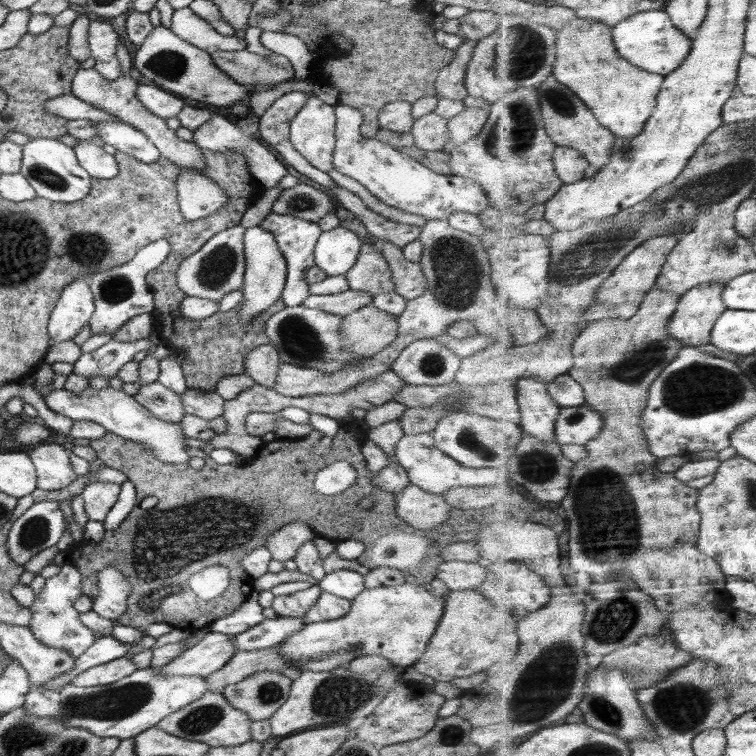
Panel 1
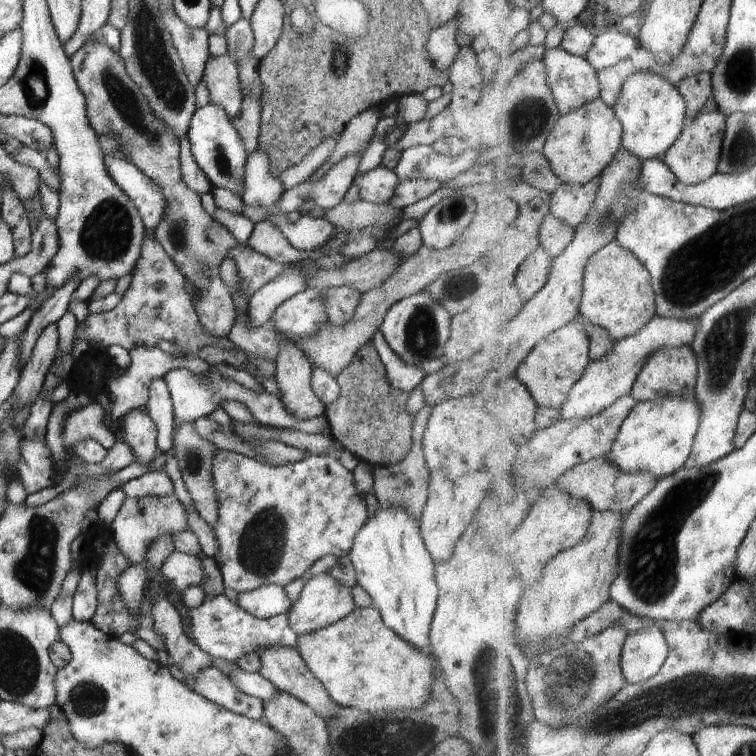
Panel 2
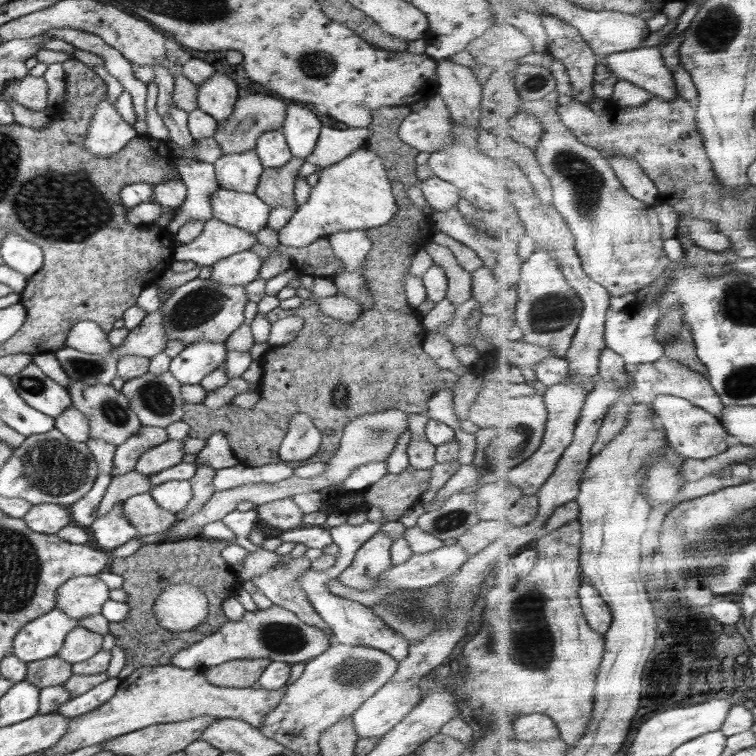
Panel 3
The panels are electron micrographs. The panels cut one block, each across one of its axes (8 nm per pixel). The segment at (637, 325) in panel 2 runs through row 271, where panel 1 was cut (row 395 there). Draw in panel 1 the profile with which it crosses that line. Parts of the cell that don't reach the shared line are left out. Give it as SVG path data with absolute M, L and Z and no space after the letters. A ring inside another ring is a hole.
M655 286L632 318L606 317L588 324L576 339L576 367L570 374L584 385L587 404L604 416L604 432L586 445L590 456L576 462L570 492L562 502L570 536L570 569L576 577L575 591L580 596L589 592L594 583L613 582L616 576L623 576L619 572L628 570L644 591L655 598L659 610L671 613L692 609L705 611L715 606L715 602L719 602L717 609L727 610L733 601L728 591L729 577L720 564L699 547L703 524L702 511L698 508L700 489L689 487L675 473L662 472L658 468L659 457L652 452L642 428L642 415L648 407L652 385L686 347L684 341L670 333L670 322L682 298L680 293Z

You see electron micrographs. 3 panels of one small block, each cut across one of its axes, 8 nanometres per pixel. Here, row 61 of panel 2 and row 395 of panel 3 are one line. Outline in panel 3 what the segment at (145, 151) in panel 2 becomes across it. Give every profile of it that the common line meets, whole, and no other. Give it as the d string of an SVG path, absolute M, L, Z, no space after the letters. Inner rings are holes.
M70 380L68 389L72 405L88 419L90 439L104 440L104 442L120 446L141 427L140 419L135 412L132 412L124 394L116 390L111 384L88 385L84 382Z

